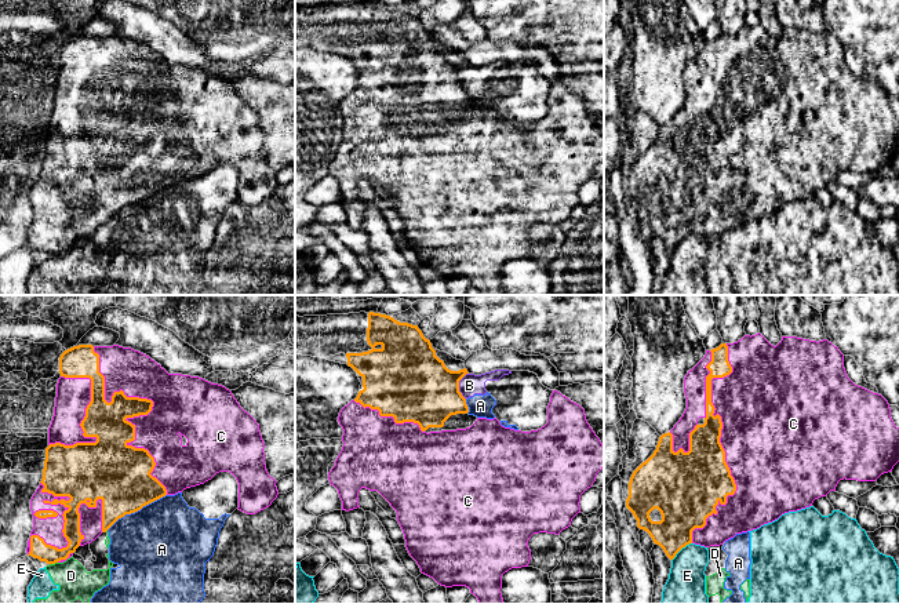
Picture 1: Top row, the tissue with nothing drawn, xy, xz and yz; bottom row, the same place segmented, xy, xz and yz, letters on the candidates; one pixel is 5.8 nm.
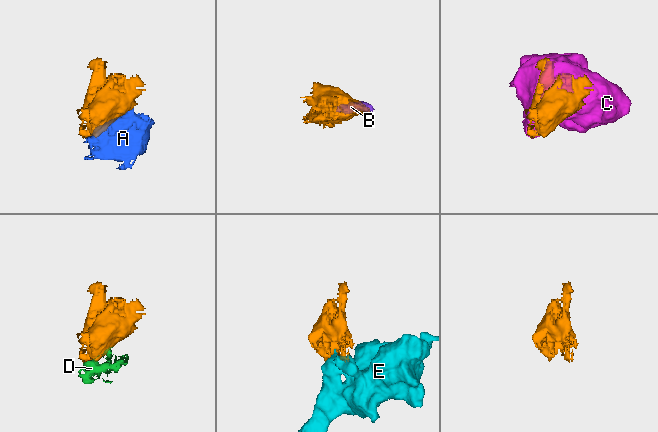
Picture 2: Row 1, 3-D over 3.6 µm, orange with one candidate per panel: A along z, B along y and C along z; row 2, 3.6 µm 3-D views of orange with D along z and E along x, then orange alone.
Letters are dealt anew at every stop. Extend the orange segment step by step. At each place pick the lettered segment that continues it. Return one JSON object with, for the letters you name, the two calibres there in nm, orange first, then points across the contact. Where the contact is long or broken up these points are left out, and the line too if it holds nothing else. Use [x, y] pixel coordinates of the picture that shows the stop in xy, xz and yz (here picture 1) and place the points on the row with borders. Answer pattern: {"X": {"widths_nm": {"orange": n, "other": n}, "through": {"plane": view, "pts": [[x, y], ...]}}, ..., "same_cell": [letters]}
{"C": {"widths_nm": {"orange": 360, "other": 480}}, "same_cell": ["C"]}

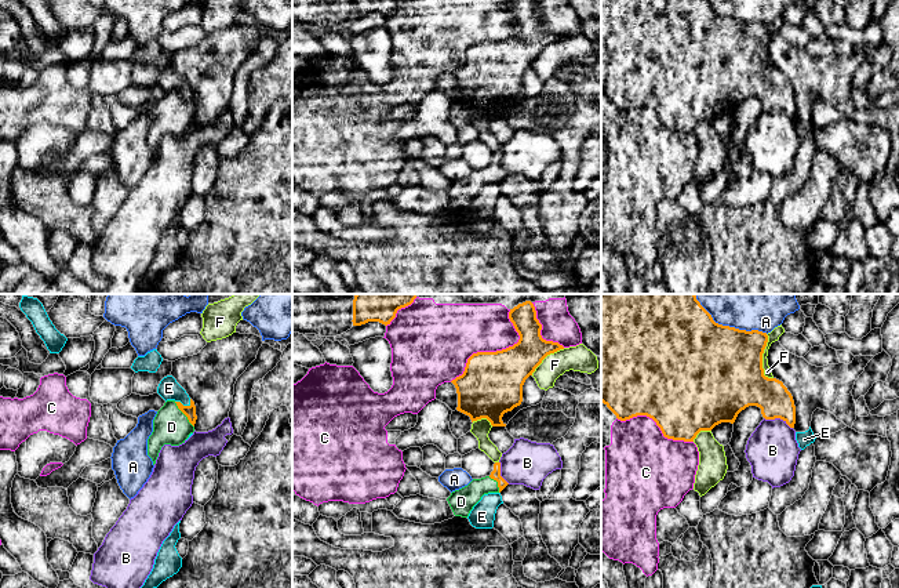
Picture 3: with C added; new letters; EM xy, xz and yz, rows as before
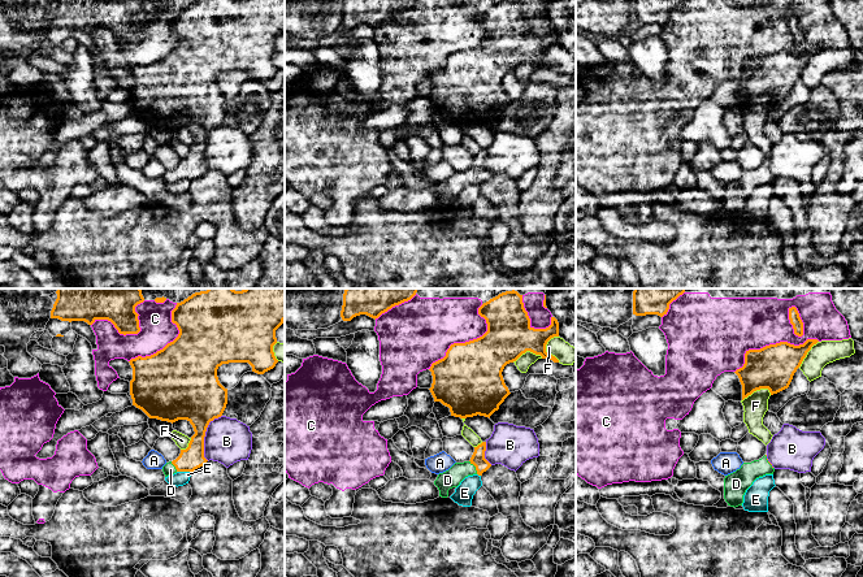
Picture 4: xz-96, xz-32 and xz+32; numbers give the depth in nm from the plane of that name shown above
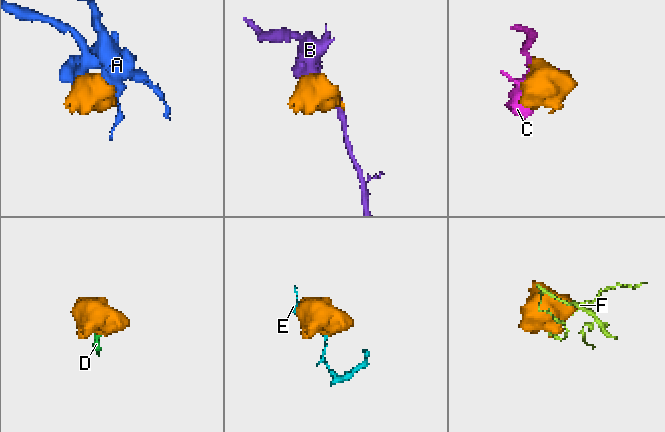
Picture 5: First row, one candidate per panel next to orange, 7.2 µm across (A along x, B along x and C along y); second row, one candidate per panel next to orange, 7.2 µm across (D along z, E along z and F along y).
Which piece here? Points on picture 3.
{"D": {"widths_nm": {"orange": 70, "other": 200}, "through": {"plane": "xy", "pts": [[189, 412], [184, 413], [171, 427]]}}, "same_cell": ["D"]}

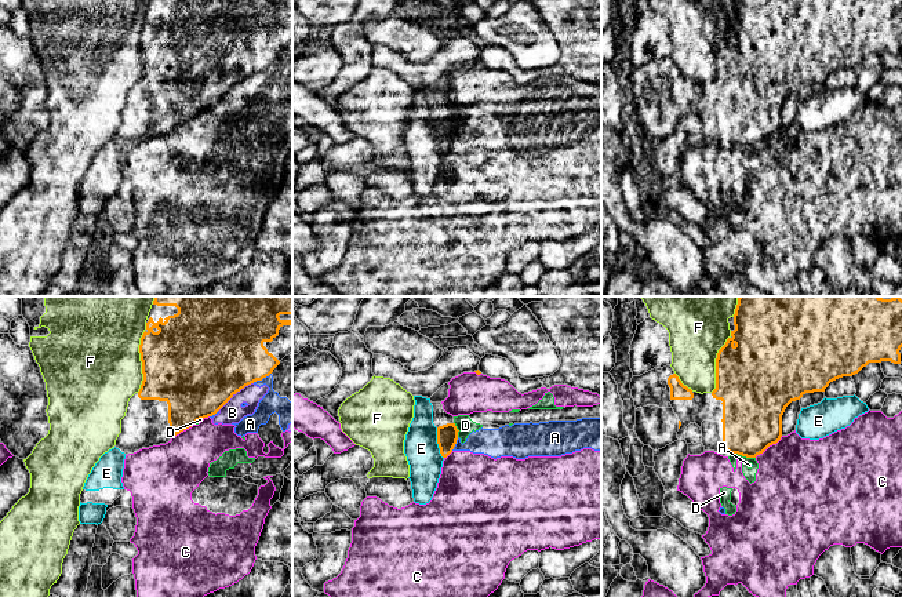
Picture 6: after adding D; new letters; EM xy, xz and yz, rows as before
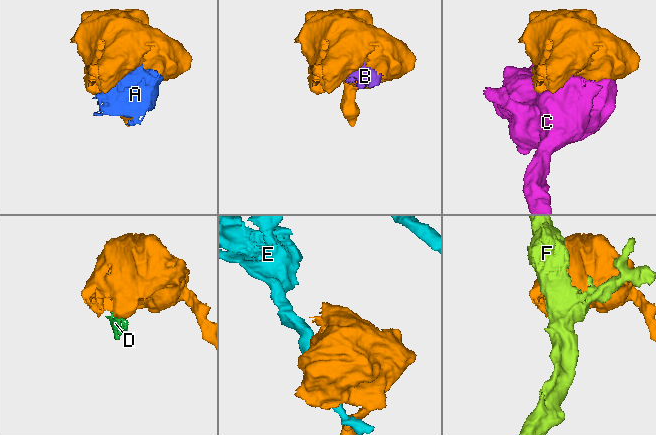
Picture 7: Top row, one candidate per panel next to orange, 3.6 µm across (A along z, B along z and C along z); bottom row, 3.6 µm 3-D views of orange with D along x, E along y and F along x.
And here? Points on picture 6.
{"same_cell": []}

